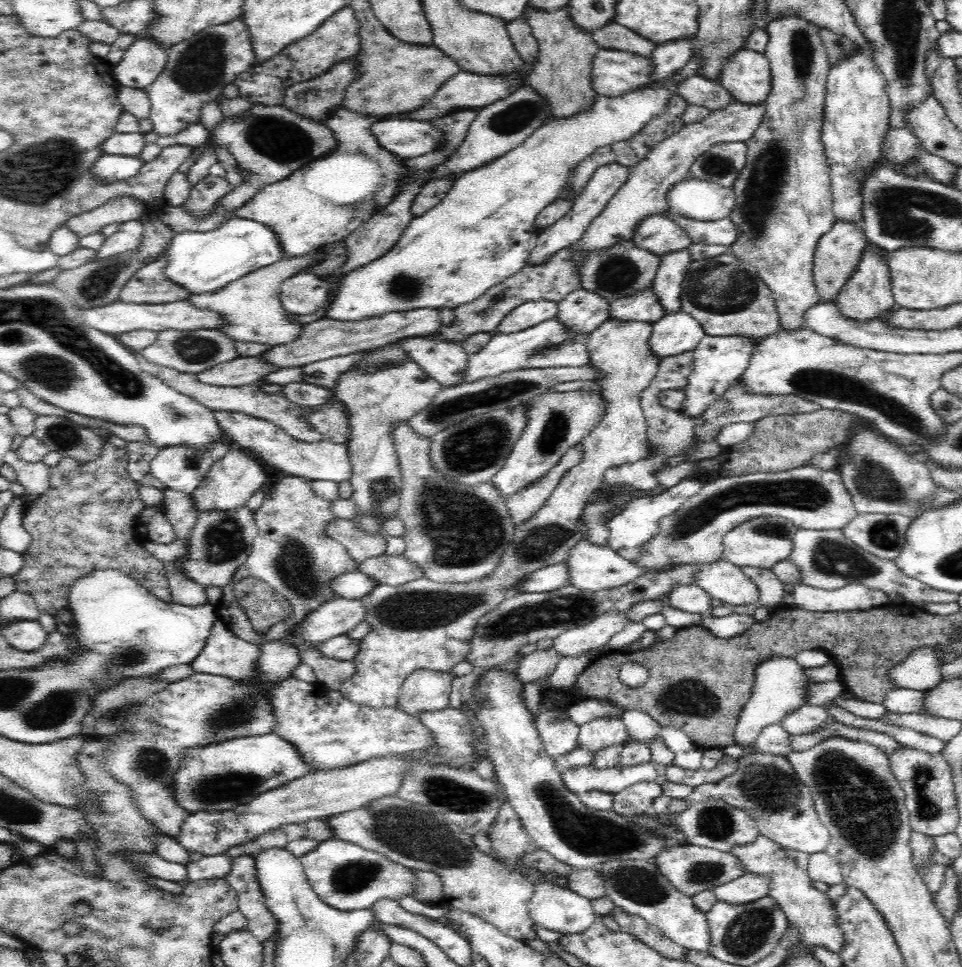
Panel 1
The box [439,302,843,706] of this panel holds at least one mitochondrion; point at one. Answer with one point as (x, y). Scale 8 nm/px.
(805, 493)

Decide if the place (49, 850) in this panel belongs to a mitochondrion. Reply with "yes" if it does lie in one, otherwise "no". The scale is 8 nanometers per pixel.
no

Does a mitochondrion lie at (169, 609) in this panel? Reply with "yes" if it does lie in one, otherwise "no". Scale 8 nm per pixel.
no

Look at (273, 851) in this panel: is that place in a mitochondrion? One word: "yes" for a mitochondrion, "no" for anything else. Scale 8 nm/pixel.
no

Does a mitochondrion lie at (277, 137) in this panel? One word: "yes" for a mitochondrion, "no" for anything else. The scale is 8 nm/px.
yes

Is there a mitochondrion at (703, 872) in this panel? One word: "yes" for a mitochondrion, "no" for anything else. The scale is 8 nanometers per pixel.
yes

